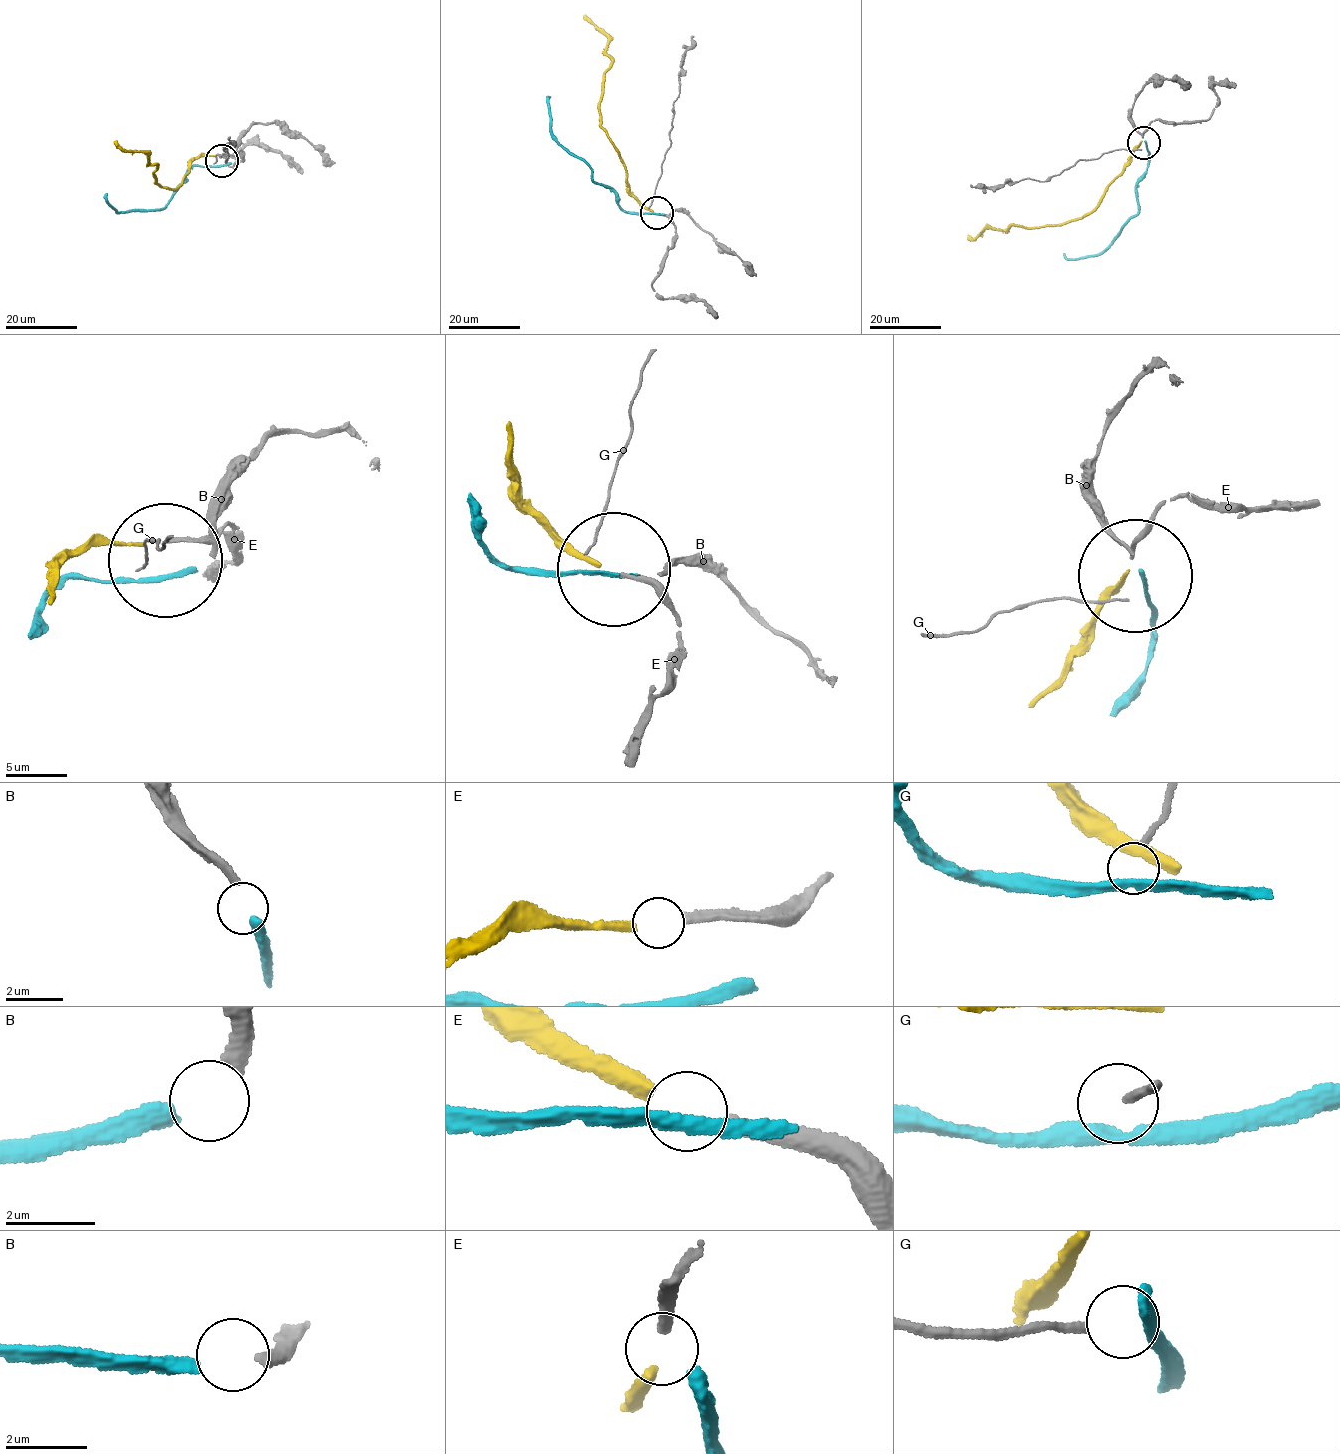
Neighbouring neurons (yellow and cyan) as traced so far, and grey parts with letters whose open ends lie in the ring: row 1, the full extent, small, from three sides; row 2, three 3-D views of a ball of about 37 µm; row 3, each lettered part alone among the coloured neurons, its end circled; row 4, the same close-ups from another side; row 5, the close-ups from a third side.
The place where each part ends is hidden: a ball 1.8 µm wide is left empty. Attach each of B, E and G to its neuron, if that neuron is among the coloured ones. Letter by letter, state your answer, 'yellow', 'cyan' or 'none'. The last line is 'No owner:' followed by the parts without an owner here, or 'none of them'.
B: cyan
E: yellow
G: none
No owner: G

